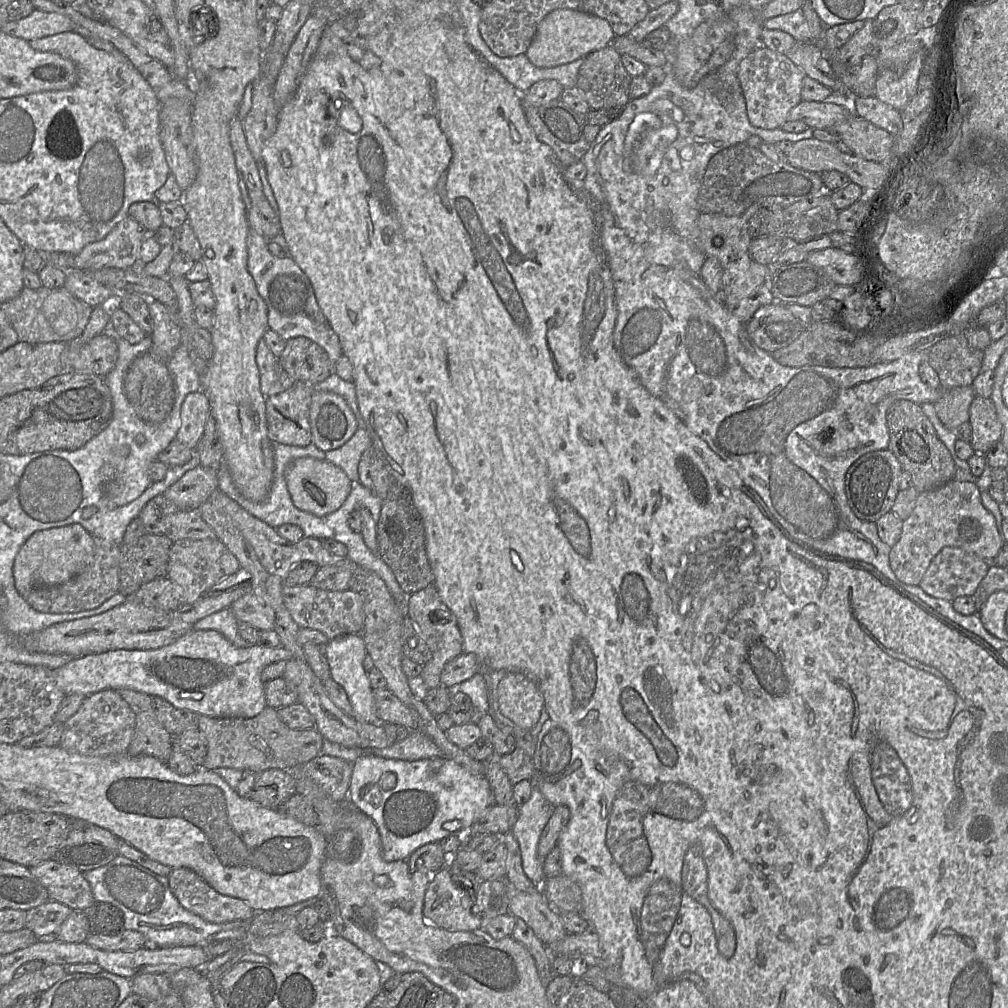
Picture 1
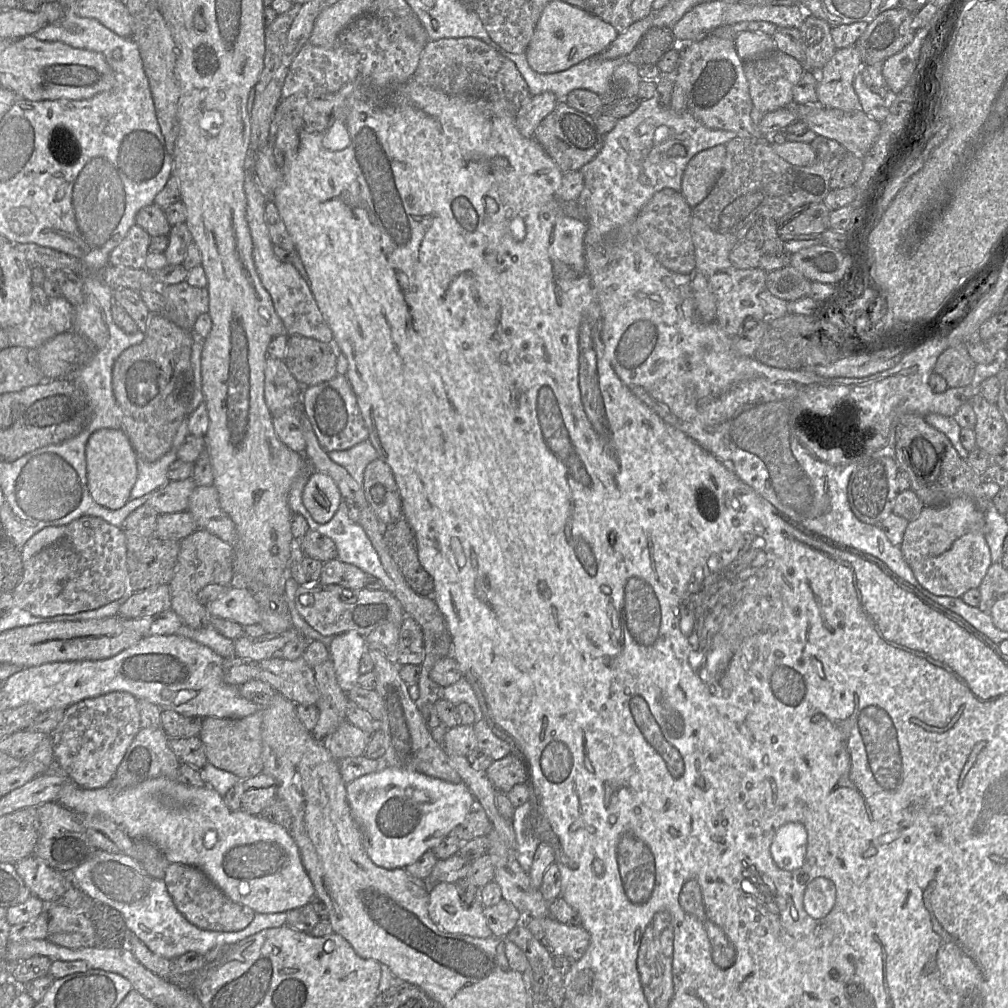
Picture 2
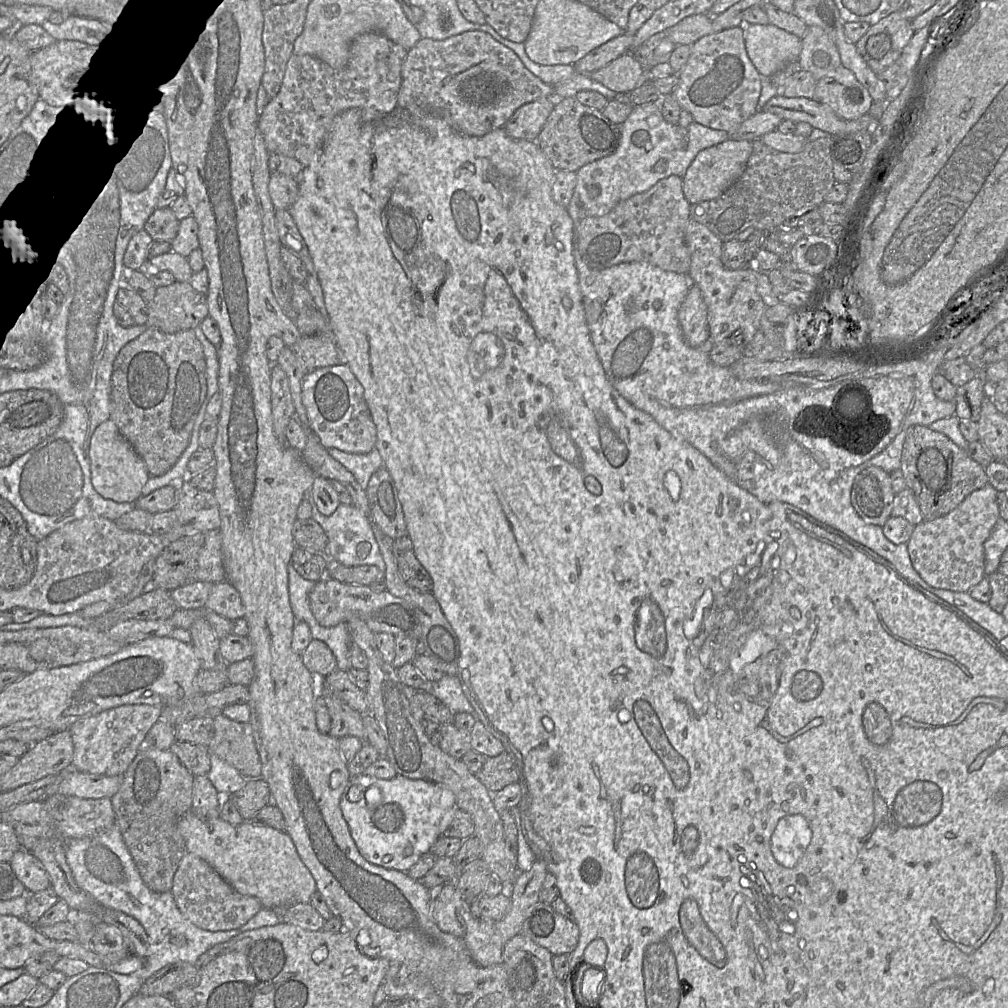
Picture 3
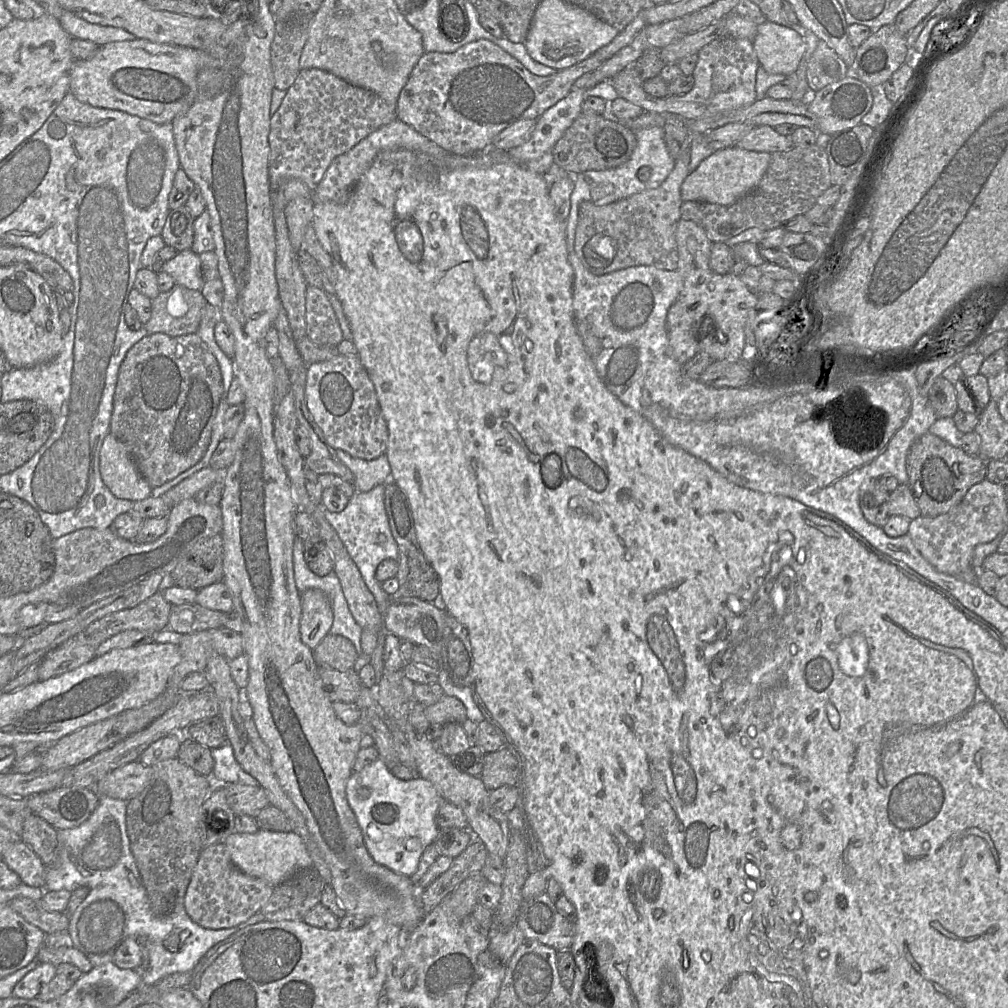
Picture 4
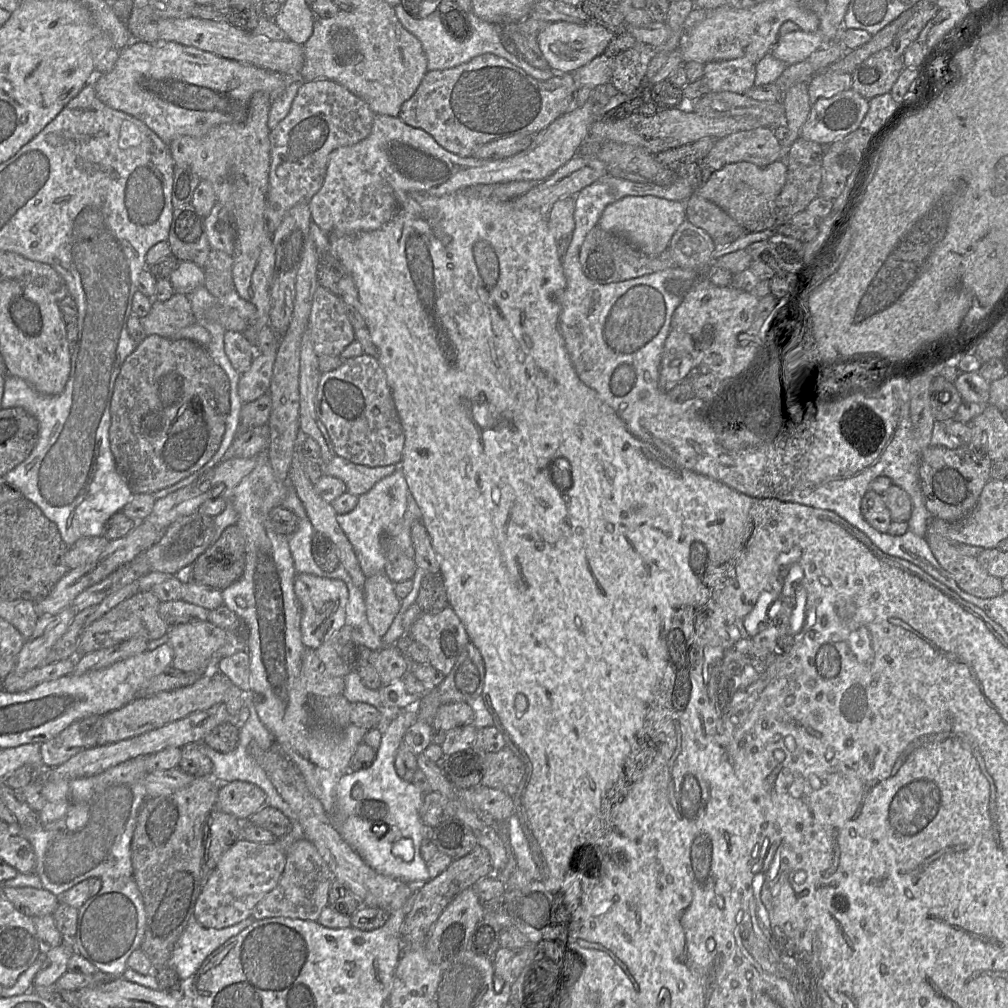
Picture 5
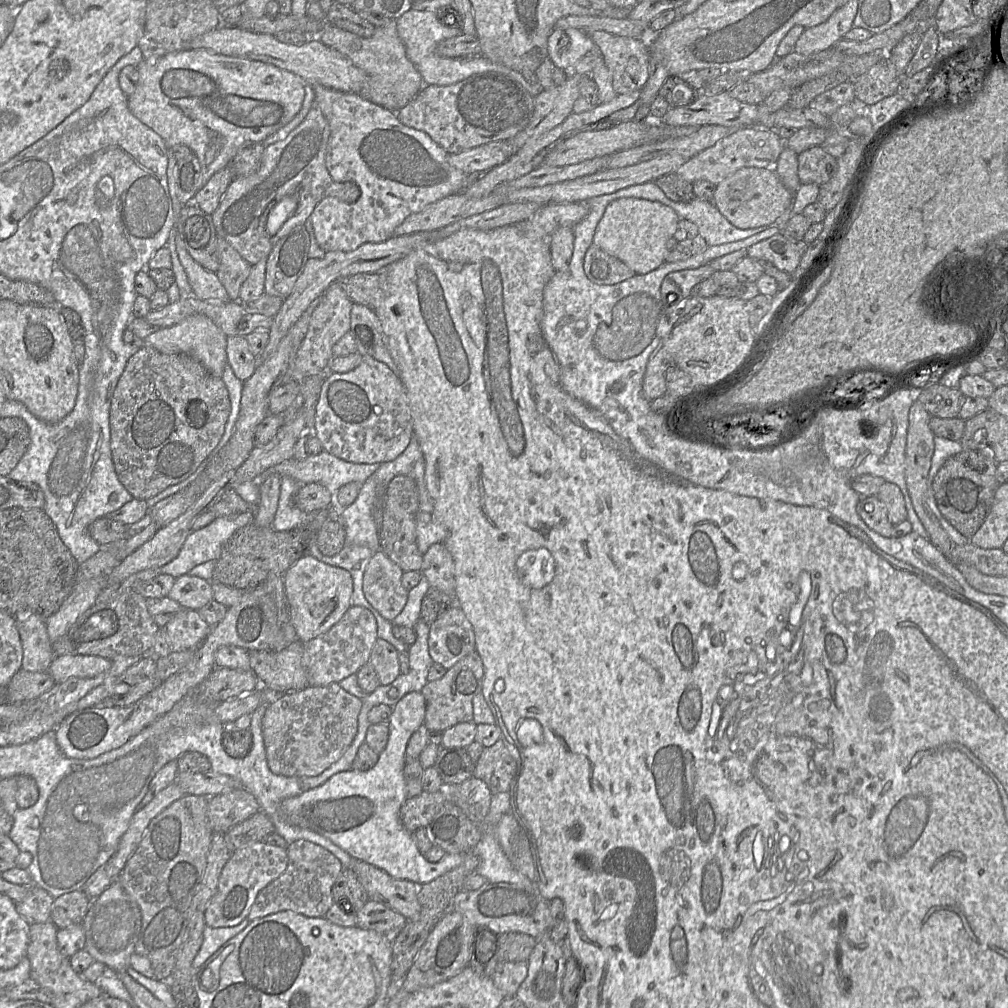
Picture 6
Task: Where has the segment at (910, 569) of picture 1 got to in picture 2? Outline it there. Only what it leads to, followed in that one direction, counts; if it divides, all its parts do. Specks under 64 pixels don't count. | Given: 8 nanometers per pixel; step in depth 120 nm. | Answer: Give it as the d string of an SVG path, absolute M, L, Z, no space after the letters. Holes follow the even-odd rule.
M960 496L941 507L924 507L919 517L910 521L906 527L900 549L908 565L938 556L947 551L952 543L969 532L983 532L985 515L975 501Z

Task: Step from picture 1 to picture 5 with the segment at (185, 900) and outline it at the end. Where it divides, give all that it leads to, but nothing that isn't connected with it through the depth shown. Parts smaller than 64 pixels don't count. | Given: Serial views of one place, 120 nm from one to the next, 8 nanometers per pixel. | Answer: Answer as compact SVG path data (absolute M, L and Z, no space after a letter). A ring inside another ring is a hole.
M237 840L220 858L203 885L195 903L193 917L206 928L222 929L251 916L254 908L274 889L286 865L286 852L274 843Z

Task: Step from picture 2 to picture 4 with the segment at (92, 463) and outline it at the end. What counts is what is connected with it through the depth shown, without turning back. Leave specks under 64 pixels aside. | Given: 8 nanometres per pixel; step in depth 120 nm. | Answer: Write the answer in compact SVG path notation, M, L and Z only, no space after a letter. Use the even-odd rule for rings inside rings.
M109 433L100 449L100 474L111 493L132 502L152 494L152 487L139 472L126 446Z

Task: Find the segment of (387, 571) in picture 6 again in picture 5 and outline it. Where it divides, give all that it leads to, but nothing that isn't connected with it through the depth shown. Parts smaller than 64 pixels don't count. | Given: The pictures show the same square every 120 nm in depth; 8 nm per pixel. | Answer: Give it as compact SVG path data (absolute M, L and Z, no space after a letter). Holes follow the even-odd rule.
M385 570L366 577L364 584L367 620L375 633L382 637L401 609L402 600L395 593L395 583Z

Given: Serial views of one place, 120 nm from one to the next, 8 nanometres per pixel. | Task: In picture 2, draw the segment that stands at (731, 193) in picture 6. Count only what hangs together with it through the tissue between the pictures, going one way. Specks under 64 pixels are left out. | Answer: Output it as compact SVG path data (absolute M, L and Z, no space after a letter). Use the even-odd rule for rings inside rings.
M725 144L703 150L688 163L682 176L681 194L693 208L709 194L720 176L726 155Z

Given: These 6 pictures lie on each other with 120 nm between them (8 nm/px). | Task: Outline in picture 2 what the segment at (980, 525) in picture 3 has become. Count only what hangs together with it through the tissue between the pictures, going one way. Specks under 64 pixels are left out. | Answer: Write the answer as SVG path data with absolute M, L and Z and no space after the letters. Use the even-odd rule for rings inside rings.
M969 532L956 539L944 553L910 564L917 581L928 591L938 596L961 597L966 591L978 588L992 564L989 546L983 532Z

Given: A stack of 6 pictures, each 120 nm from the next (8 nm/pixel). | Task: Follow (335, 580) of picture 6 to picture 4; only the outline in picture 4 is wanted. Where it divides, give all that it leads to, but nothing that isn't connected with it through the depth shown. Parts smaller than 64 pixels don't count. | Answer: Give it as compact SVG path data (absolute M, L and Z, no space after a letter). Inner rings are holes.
M308 589L300 594L302 613L300 635L303 643L313 650L329 634L333 624L333 610L326 594Z

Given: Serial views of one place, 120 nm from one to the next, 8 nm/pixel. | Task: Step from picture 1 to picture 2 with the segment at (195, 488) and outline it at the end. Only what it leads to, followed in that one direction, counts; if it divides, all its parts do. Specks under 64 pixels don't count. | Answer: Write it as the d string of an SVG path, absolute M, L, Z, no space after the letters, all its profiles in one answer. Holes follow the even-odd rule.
M192 477L170 481L162 488L152 492L151 498L145 504L152 506L159 514L187 511L189 497L196 487Z

